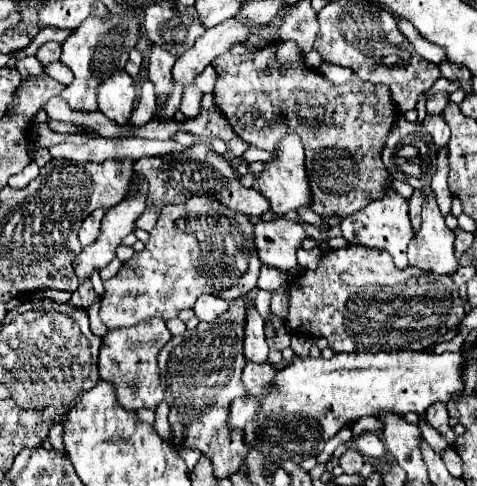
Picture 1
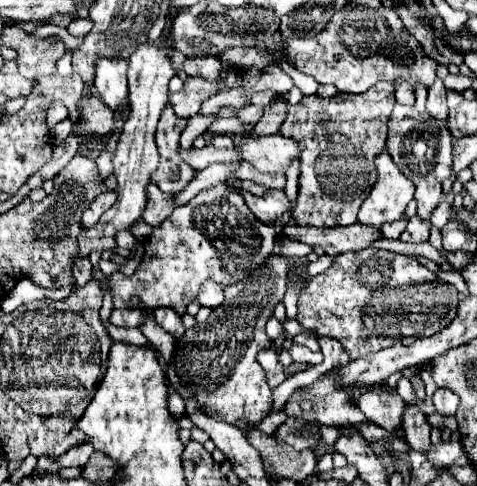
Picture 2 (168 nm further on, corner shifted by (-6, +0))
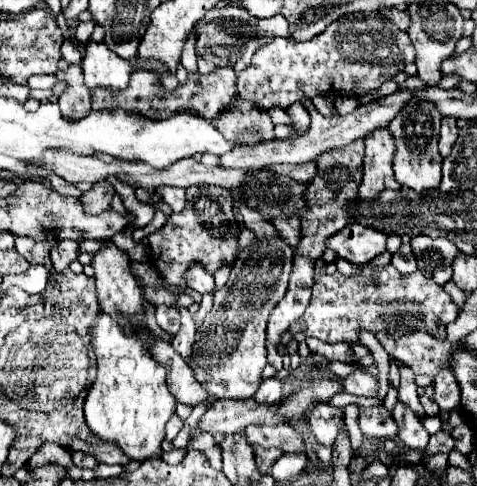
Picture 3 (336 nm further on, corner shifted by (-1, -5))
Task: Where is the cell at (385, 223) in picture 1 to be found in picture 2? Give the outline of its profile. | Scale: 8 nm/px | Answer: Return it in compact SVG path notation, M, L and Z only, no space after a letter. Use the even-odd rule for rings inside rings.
M387 151L377 159L377 183L371 189L371 195L363 201L359 209L359 223L381 227L397 219L405 219L405 209L415 195L415 185L407 179L397 165L393 165Z

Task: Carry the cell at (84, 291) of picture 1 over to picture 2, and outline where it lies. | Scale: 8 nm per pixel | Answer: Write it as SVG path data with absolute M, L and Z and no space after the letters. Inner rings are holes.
M77 257L75 265L73 265L73 275L75 275L75 285L77 285L77 287L87 285L87 283L93 279L91 261L89 261L89 259L83 259L83 257Z

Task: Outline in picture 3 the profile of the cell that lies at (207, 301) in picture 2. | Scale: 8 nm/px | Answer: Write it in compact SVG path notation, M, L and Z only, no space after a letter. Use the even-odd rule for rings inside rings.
M190 262L186 266L184 282L186 282L188 288L192 288L192 290L196 290L200 294L206 294L206 292L214 290L214 276L208 274L206 268L200 262Z

